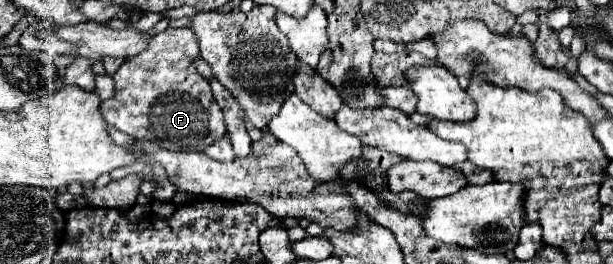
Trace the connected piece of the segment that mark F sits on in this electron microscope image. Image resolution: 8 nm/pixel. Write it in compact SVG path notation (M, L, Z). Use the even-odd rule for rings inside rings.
M167 28L161 34L149 38L147 48L141 54L127 58L121 64L121 68L113 74L115 96L101 102L103 118L111 118L111 126L115 126L117 130L121 130L133 138L139 138L139 140L151 140L159 146L165 146L167 150L191 152L191 150L203 150L205 146L213 144L215 140L219 140L225 134L225 122L223 122L221 108L213 100L209 82L205 78L201 78L201 74L197 74L197 70L193 66L193 60L197 56L199 56L197 40L191 34L191 30L187 30L187 28Z

